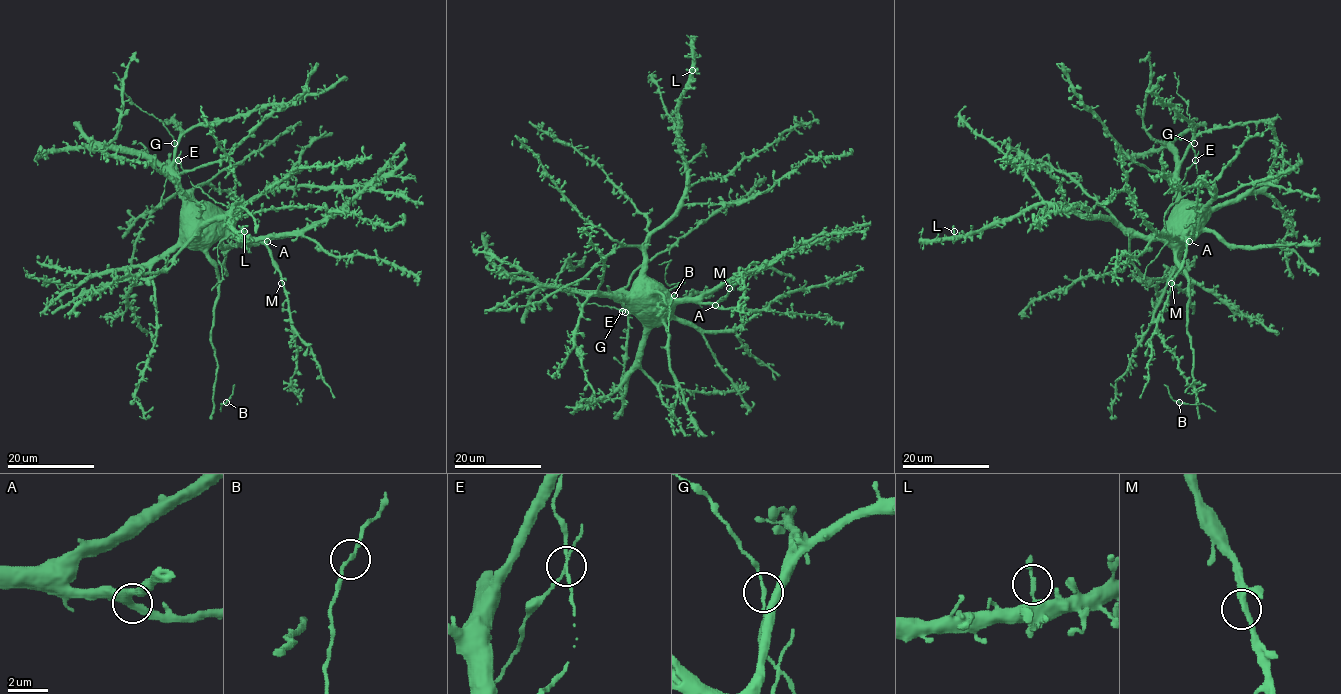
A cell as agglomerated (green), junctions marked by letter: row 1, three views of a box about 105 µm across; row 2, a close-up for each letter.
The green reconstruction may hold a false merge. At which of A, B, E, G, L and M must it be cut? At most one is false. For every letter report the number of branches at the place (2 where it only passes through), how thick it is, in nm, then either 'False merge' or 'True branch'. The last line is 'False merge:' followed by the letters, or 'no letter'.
A: Branches: 4. Thickness 420 nm. True branch
B: Branches: 2. Thickness 200 nm. True branch
E: Branches: 4. Thickness 150 nm. False merge
G: Branches: 3. Thickness 130 nm. True branch
L: Branches: 2. Thickness 170 nm. True branch
M: Branches: 3. Thickness 280 nm. True branch
False merge: E

